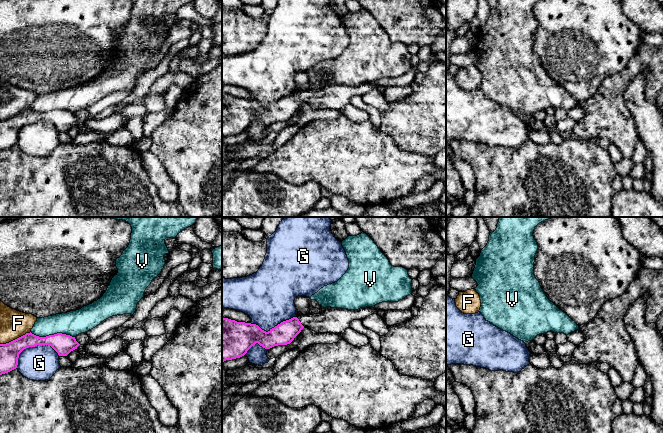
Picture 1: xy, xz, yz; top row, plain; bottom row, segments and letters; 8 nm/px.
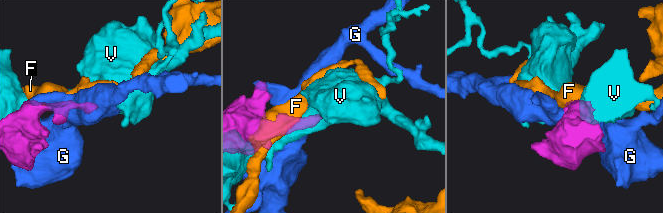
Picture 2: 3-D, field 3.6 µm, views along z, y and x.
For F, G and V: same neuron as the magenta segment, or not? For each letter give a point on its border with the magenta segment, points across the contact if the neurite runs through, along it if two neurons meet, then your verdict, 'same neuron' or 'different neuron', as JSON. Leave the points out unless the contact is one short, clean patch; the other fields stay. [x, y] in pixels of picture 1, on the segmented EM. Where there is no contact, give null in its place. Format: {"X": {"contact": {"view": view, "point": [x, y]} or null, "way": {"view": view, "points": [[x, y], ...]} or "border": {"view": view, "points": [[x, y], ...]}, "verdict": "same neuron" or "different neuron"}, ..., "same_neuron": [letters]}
{"F": {"contact": {"view": "xy", "point": [15, 339]}, "verdict": "different neuron"}, "G": {"contact": {"view": "xy", "point": [32, 346]}, "verdict": "different neuron"}, "V": {"contact": {"view": "xy", "point": [52, 335]}, "verdict": "different neuron"}, "same_neuron": []}

